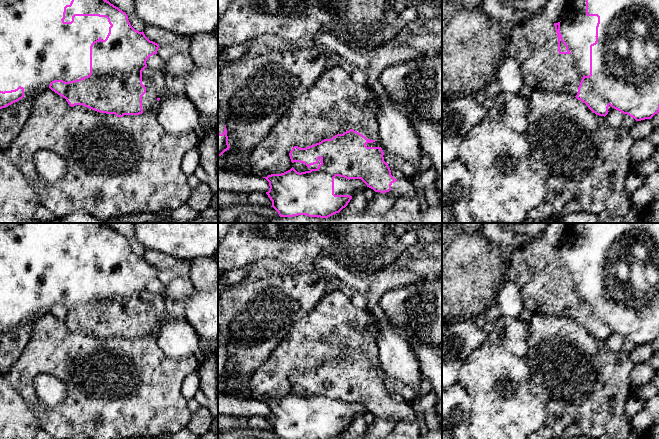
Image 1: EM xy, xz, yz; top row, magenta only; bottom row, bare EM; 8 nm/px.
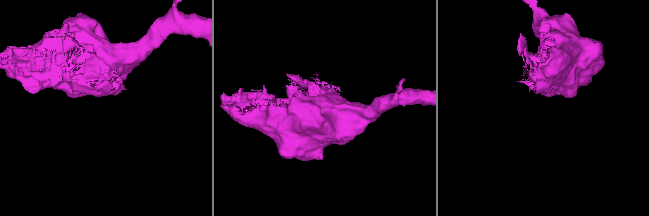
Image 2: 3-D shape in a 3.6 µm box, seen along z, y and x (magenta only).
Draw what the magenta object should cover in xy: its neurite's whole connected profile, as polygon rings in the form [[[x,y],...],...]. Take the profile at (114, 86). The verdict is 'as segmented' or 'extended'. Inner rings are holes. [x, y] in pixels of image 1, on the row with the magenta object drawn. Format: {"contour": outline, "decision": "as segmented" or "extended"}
{"contour": [[[0,0],[0,109],[20,99],[34,98],[50,88],[65,98],[71,107],[83,105],[117,117],[142,114],[142,96],[146,93],[146,87],[142,84],[142,71],[147,67],[147,59],[157,54],[158,48],[159,44],[150,41],[143,31],[135,30],[127,14],[107,0]]], "decision": "extended"}

